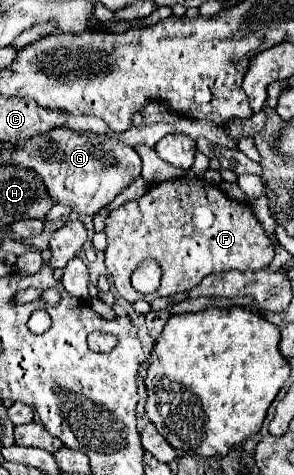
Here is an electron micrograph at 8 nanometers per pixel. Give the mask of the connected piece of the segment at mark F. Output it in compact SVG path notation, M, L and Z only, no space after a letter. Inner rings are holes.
M174 178L152 184L142 198L112 210L104 232L108 236L108 274L118 294L128 302L152 302L162 296L188 292L198 286L204 276L214 272L262 270L274 258L272 242L256 220L250 204L228 198L218 186L204 178ZM144 260L156 260L162 268L160 288L152 294L140 294L130 284L132 272Z

